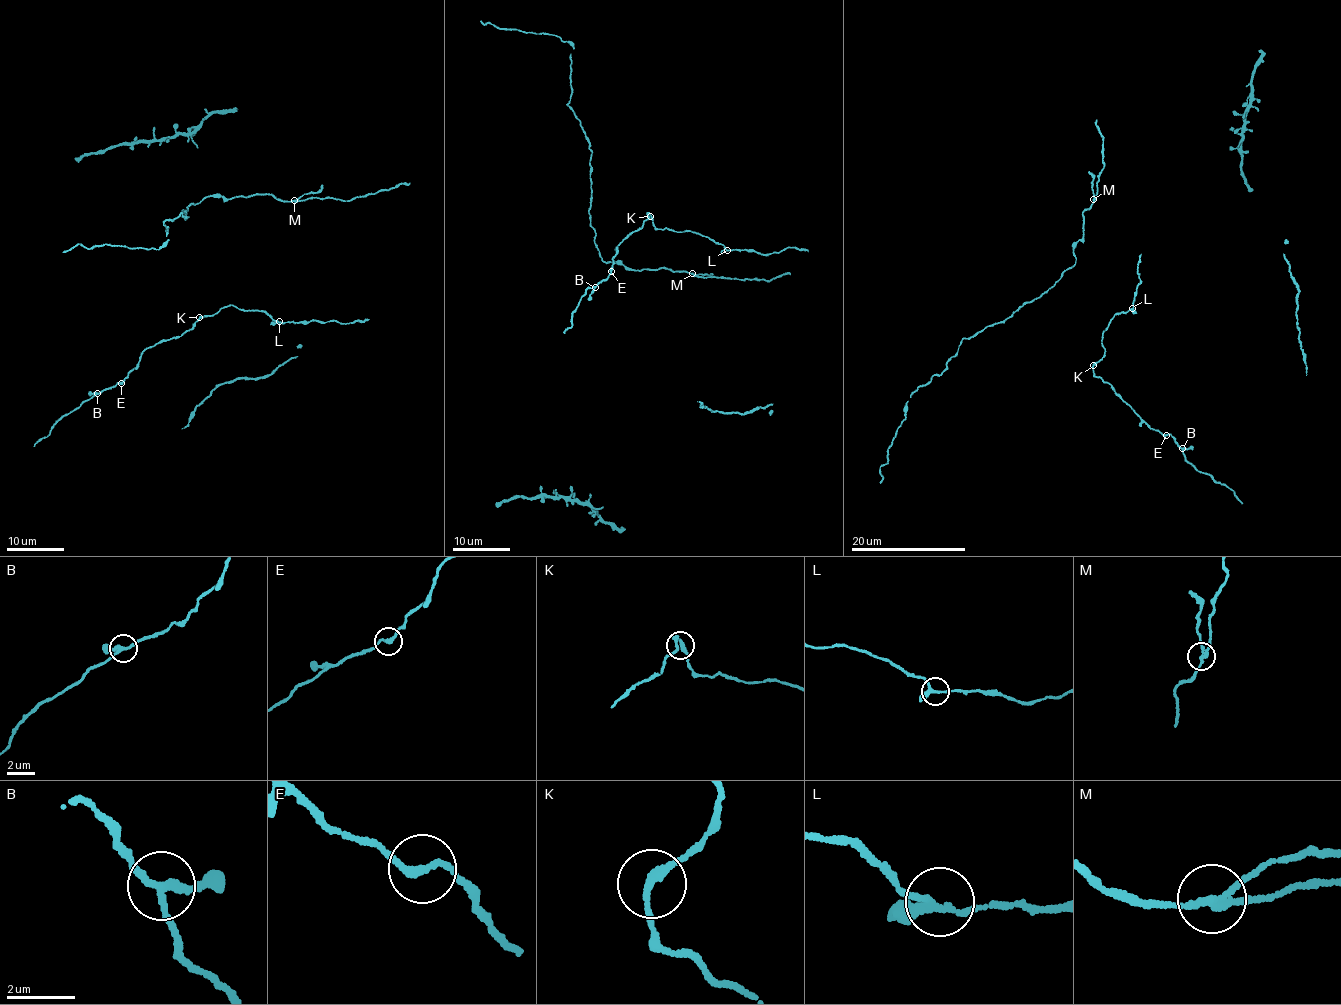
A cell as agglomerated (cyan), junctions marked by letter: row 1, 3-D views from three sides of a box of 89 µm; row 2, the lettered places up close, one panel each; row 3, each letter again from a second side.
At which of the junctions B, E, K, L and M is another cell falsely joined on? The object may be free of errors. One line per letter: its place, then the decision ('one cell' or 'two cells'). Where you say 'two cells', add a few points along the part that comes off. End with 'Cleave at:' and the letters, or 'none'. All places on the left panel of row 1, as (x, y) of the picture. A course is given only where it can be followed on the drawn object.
B: place (97, 393); one cell
E: place (121, 383); one cell
K: place (199, 317); one cell
L: place (279, 321); one cell
M: place (294, 200); two cells; course (295, 200), (306, 193), (318, 193), (321, 184)
Cleave at: M

